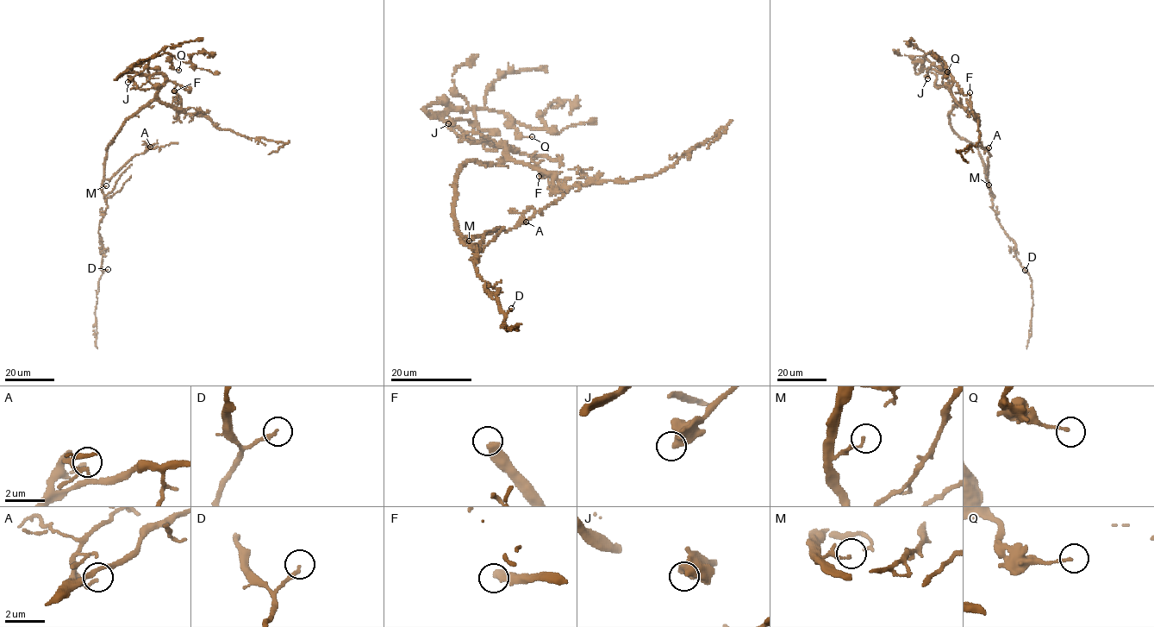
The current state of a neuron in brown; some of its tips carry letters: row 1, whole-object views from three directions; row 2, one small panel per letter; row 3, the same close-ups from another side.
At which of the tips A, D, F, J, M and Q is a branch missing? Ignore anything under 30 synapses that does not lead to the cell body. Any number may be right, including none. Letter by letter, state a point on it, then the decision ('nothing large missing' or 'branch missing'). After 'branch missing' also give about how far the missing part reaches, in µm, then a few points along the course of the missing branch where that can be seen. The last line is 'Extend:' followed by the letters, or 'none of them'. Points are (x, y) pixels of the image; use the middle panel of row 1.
A: place (526, 222); nothing large missing
D: place (511, 308); nothing large missing
F: place (539, 176); branch missing; missing 35 µm; course (539, 176), (530, 171), (503, 172), (472, 156), (413, 148)
J: place (448, 123); nothing large missing
M: place (469, 241); nothing large missing
Q: place (532, 136); nothing large missing
Extend: F

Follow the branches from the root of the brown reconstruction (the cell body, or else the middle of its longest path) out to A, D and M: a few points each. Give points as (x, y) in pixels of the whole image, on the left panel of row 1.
A: (112, 141), (106, 152), (104, 178), (109, 179), (133, 157), (150, 147)
D: (112, 141), (106, 152), (102, 191), (107, 208), (98, 231), (102, 246), (101, 267), (103, 271), (108, 269)
M: (112, 141), (106, 152), (102, 187), (106, 185)

